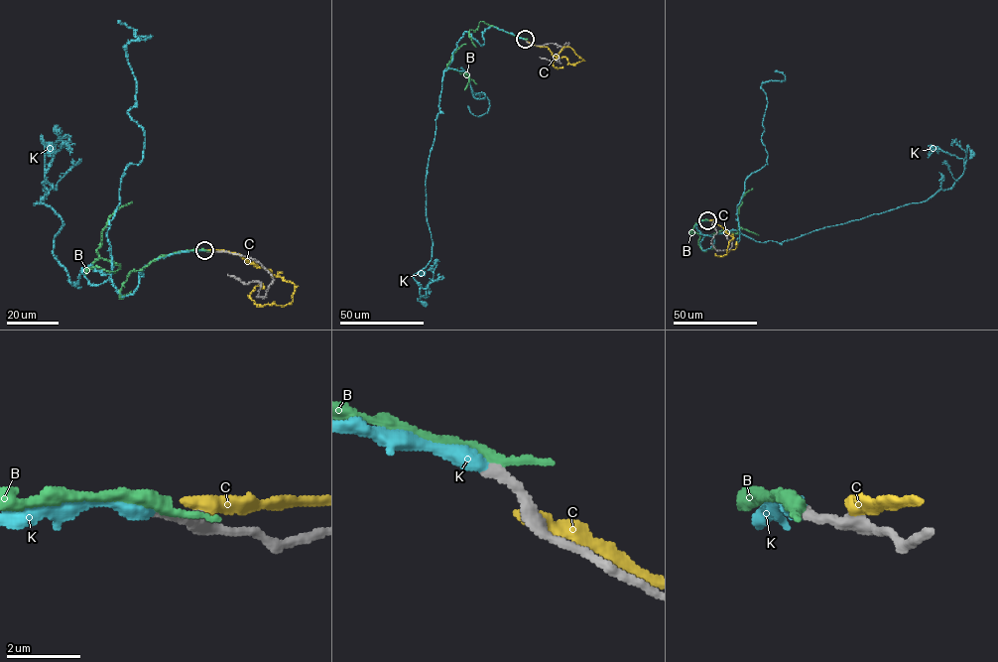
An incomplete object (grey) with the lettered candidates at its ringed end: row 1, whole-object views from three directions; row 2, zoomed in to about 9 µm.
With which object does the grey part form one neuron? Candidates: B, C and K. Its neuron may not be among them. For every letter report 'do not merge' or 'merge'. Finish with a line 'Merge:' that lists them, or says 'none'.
B: do not merge
C: do not merge
K: merge
Merge: K

